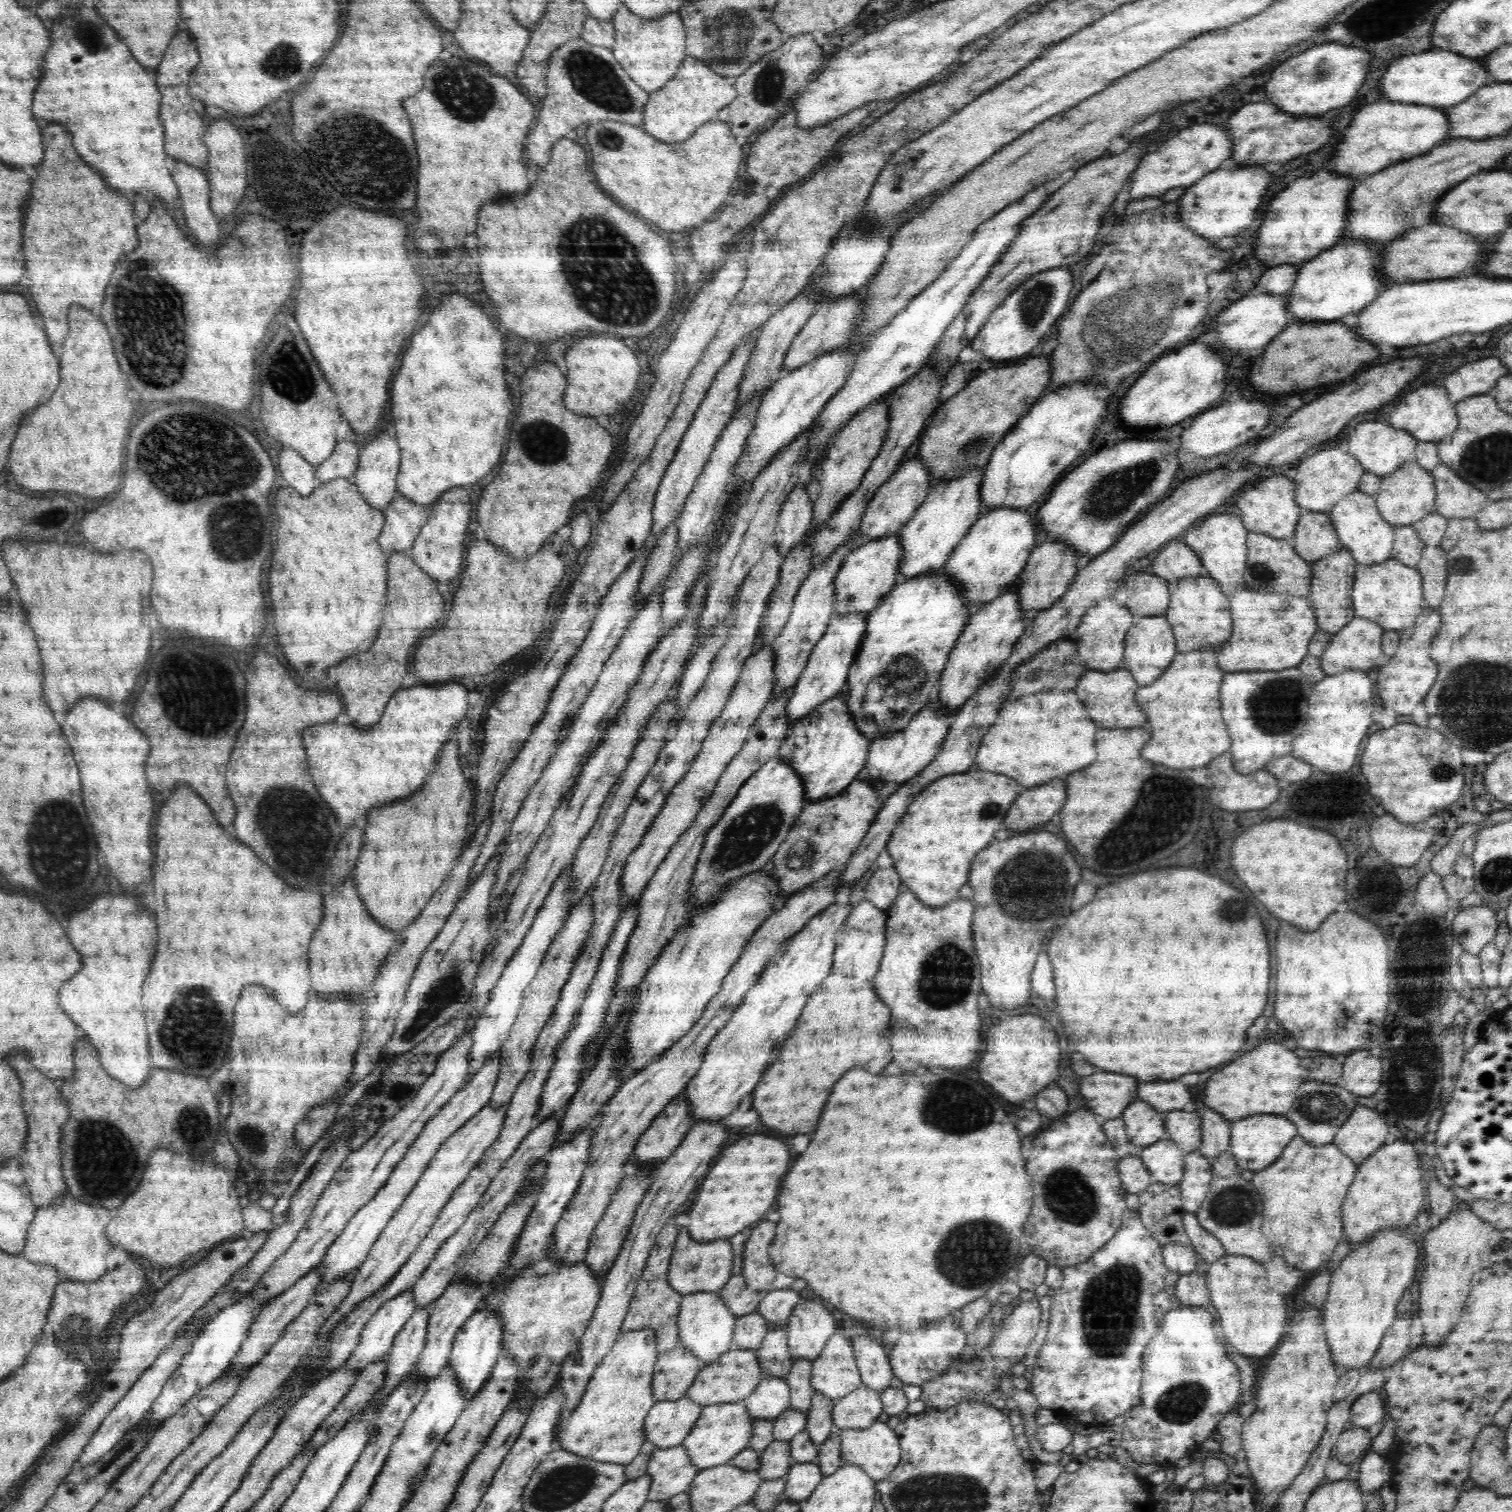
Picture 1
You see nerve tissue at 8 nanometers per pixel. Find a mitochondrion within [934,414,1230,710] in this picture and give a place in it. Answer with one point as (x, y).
(1114, 493)

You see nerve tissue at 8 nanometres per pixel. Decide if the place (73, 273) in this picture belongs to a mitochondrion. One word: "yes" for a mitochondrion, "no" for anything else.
no

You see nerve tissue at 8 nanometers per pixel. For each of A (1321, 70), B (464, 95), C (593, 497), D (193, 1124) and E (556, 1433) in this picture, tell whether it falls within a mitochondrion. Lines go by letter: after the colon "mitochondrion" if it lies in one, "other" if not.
A: mitochondrion
B: mitochondrion
C: other
D: mitochondrion
E: other

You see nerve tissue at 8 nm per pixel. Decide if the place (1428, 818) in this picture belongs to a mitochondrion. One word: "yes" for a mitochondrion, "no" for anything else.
no

